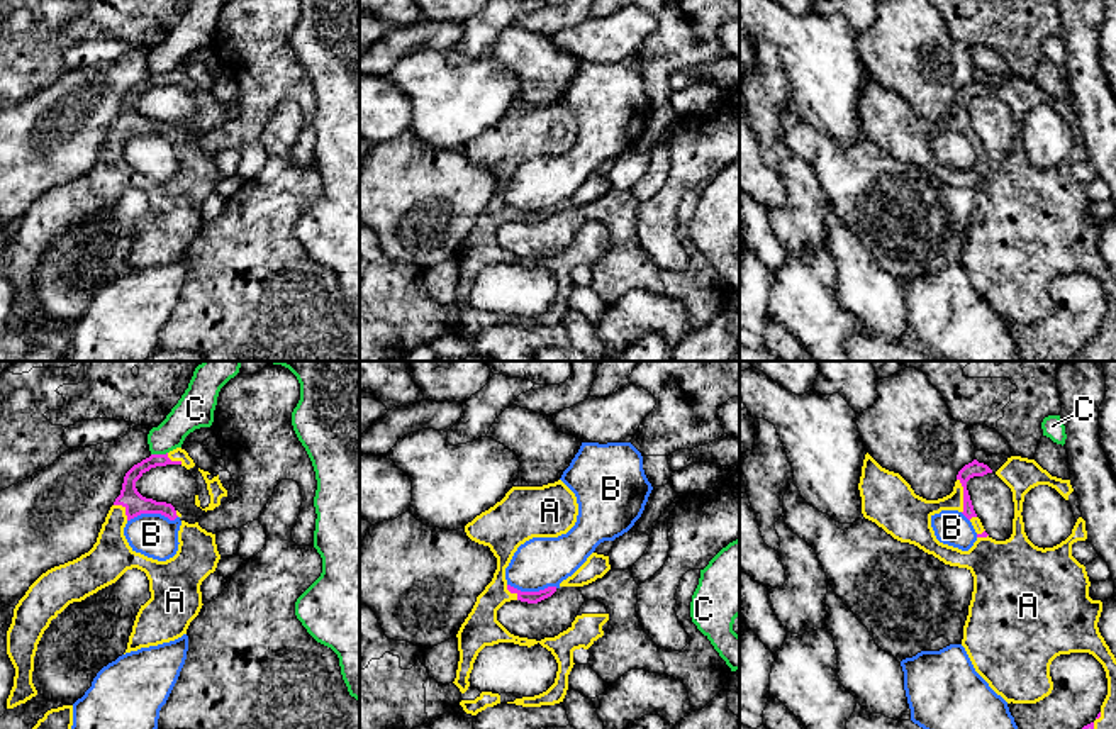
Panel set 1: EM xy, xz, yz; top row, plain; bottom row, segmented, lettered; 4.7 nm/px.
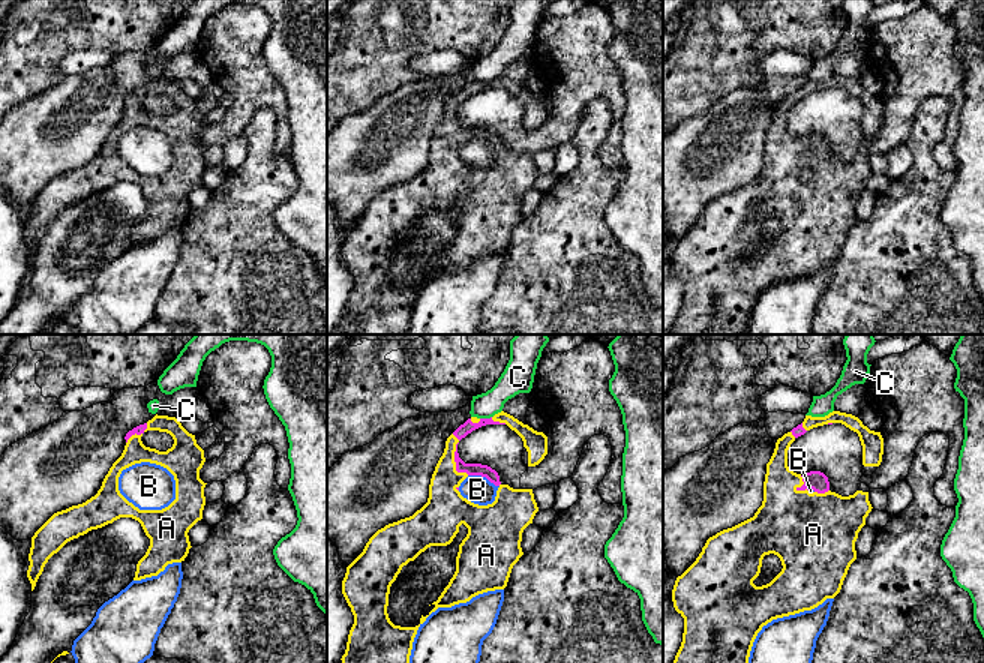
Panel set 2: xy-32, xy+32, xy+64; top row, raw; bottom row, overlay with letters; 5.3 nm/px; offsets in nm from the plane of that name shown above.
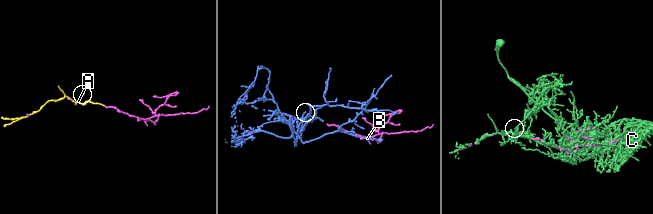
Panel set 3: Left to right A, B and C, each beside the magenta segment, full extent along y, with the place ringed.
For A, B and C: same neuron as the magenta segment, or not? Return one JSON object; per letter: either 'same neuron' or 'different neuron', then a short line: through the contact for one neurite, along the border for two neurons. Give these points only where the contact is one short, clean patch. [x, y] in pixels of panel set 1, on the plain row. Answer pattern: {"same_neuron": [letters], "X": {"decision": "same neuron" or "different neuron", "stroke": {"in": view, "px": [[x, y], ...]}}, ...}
{"same_neuron": ["A"], "A": {"decision": "same neuron"}, "B": {"decision": "different neuron", "stroke": {"in": "xy", "px": [[177, 136], [168, 139], [160, 134], [138, 134], [128, 141]]}}, "C": {"decision": "different neuron", "stroke": {"in": "xy", "px": [[167, 72], [151, 75]]}}}

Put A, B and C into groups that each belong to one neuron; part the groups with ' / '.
A / B / C

